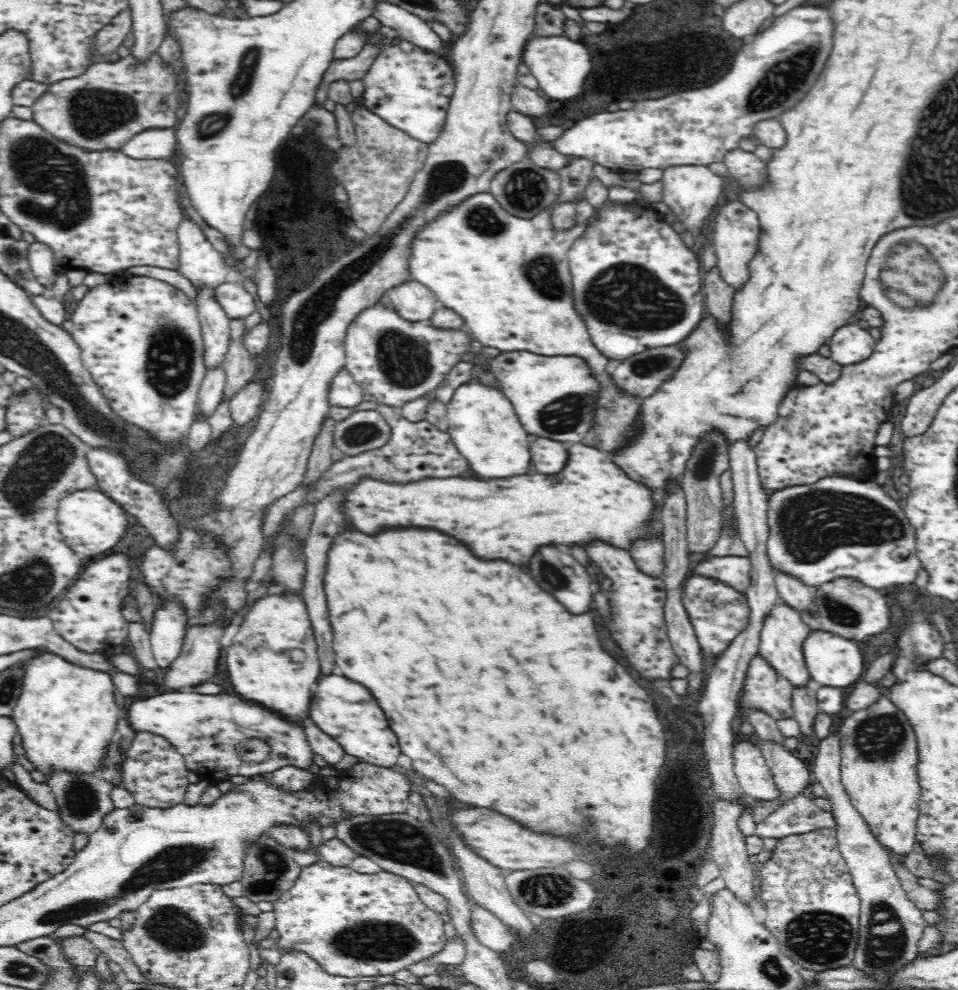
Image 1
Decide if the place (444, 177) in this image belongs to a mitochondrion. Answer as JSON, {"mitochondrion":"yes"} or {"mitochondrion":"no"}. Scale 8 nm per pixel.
{"mitochondrion":"yes"}

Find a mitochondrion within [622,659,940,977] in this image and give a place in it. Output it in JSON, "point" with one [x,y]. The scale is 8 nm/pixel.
{"point":[821,937]}

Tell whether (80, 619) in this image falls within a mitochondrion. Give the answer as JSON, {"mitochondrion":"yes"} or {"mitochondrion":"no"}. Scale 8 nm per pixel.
{"mitochondrion":"no"}

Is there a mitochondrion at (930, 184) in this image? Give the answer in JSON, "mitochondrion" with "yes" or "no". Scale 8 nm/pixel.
{"mitochondrion":"yes"}

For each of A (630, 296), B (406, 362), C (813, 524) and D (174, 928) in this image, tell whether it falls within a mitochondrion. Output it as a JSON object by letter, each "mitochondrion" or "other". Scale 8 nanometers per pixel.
{"A":"mitochondrion","B":"mitochondrion","C":"mitochondrion","D":"mitochondrion"}

